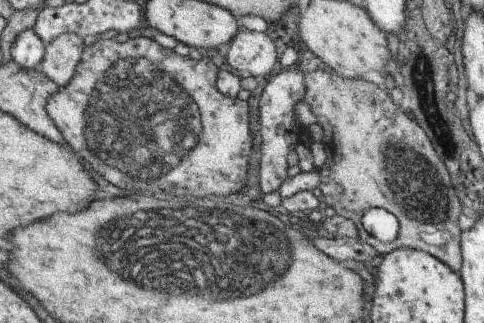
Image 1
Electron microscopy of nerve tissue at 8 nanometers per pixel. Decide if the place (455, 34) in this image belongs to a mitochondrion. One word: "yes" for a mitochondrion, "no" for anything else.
no

